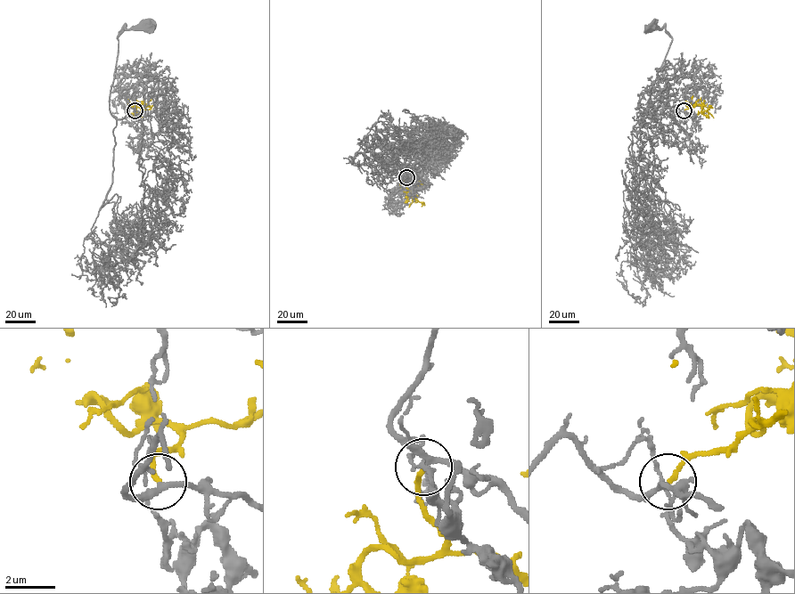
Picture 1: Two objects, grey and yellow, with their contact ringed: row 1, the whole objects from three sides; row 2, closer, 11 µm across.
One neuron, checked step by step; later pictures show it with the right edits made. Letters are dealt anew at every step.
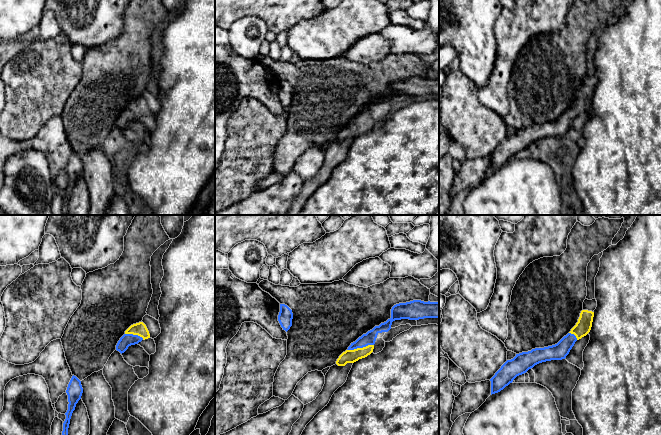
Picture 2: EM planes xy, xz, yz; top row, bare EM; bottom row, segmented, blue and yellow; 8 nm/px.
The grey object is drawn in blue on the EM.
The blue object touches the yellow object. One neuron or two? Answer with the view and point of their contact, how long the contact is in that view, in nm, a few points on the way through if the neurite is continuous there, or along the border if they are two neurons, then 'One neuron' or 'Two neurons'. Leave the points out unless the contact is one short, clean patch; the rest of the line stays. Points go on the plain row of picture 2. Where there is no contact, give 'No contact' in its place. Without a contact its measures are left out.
Touches blue at xz (360, 123). Shared border 220 nm. Path across: xz (369, 114), (360, 123), (349, 132). One neuron

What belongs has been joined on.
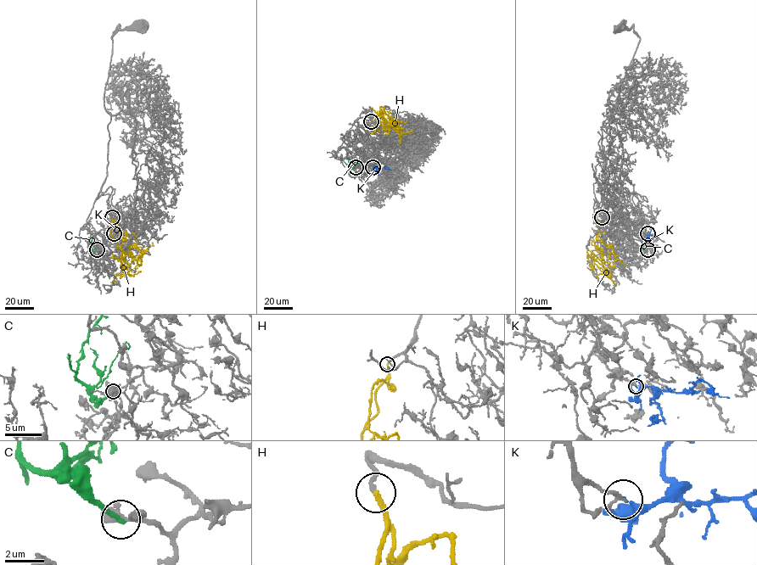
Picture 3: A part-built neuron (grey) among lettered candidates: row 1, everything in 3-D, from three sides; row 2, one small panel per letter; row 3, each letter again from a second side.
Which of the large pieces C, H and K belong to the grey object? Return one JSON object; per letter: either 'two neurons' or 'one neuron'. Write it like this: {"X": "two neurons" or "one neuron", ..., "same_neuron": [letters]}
{"C": "two neurons", "H": "one neuron", "K": "one neuron", "same_neuron": ["H", "K"]}

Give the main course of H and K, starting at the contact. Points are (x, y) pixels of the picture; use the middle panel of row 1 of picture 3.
H: (371, 122), (369, 117), (376, 114), (381, 116), (384, 121), (380, 113), (383, 124), (376, 125), (372, 132)
K: (372, 167), (385, 166), (391, 170)

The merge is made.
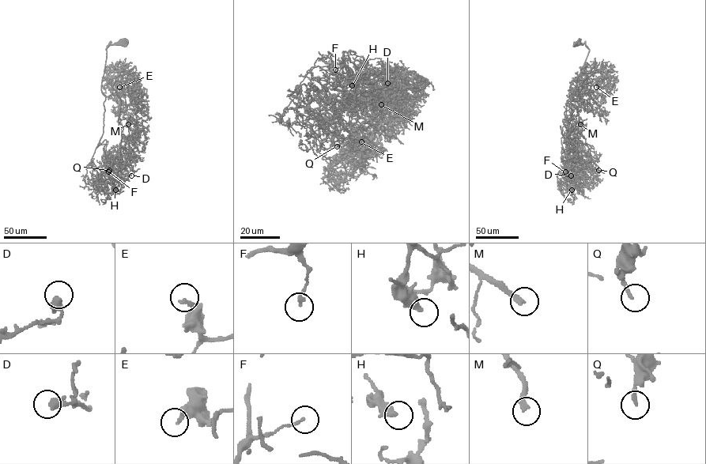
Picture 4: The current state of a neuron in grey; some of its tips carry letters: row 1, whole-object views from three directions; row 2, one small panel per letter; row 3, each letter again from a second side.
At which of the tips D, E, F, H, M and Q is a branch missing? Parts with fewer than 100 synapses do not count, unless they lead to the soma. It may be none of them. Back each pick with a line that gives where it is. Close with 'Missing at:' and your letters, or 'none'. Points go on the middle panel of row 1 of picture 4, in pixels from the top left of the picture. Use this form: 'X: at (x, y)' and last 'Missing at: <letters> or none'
M: at (381, 104)
Missing at: M

